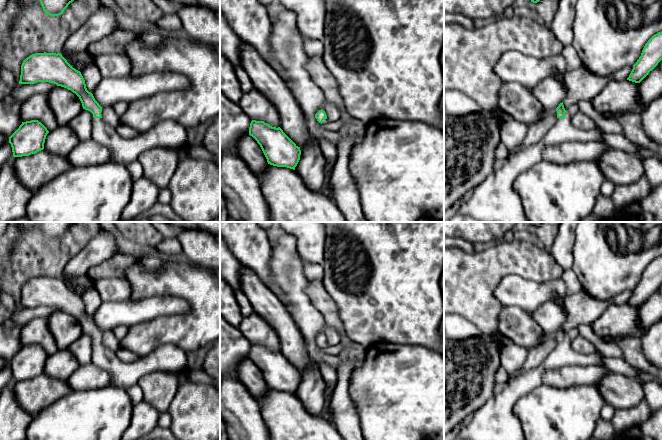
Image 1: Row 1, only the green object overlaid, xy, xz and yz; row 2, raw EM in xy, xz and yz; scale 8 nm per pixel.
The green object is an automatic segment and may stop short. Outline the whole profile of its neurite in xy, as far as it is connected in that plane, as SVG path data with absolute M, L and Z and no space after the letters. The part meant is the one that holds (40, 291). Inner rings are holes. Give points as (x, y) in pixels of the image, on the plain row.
M35 277L27 281L21 289L19 308L35 308L37 306L54 307L75 317L85 334L93 338L92 363L105 370L110 376L110 385L127 390L138 383L139 379L152 372L182 372L188 366L187 353L173 344L160 344L146 356L138 357L135 362L122 362L116 352L106 348L102 343L102 331L95 324L93 318L86 312L85 304L80 295L73 292L61 277Z

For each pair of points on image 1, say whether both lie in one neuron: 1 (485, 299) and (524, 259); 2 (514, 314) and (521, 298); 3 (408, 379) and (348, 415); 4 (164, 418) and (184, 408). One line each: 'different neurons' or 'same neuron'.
1: same neuron
2: different neurons
3: different neurons
4: different neurons

